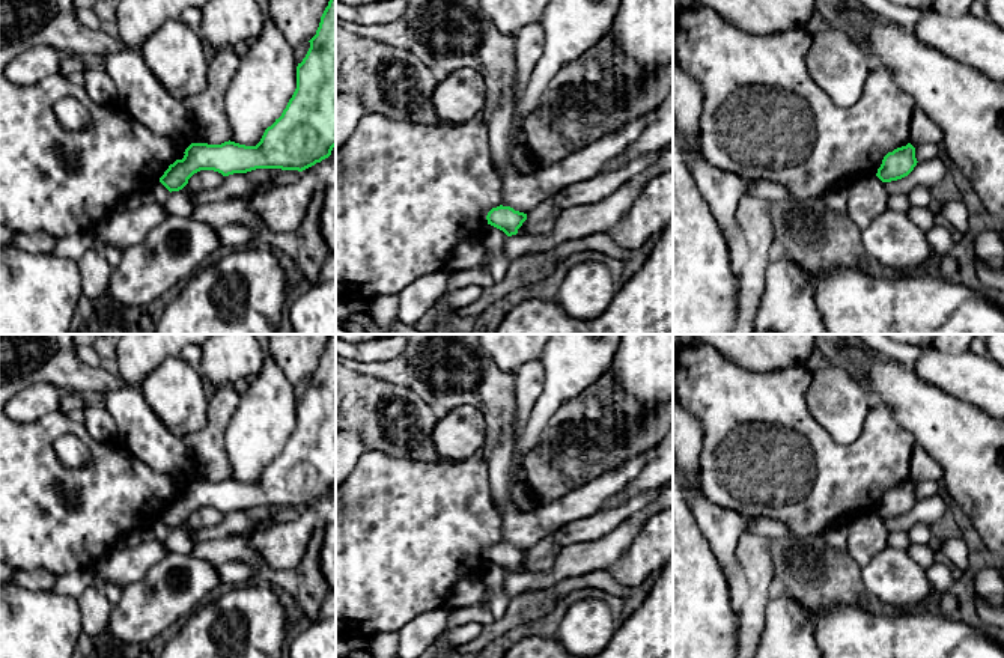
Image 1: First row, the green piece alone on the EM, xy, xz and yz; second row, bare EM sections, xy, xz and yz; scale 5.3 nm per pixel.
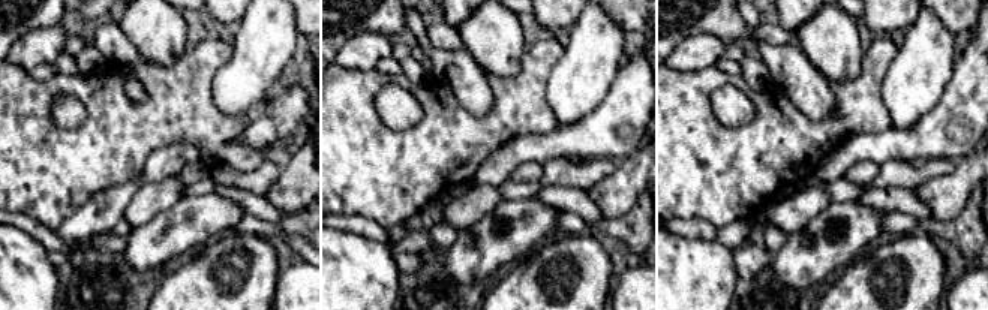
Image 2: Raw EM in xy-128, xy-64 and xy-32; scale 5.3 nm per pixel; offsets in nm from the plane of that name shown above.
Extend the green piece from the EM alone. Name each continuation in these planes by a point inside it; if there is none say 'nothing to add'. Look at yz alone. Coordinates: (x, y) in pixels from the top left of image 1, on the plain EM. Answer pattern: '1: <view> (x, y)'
nothing to add

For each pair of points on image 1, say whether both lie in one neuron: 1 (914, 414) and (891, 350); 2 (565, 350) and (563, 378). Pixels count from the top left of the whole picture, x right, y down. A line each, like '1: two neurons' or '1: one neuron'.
1: two neurons
2: one neuron

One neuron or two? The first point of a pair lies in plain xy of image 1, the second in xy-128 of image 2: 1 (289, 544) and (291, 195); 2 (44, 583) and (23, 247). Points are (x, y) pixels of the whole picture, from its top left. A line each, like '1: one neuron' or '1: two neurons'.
1: one neuron
2: two neurons

